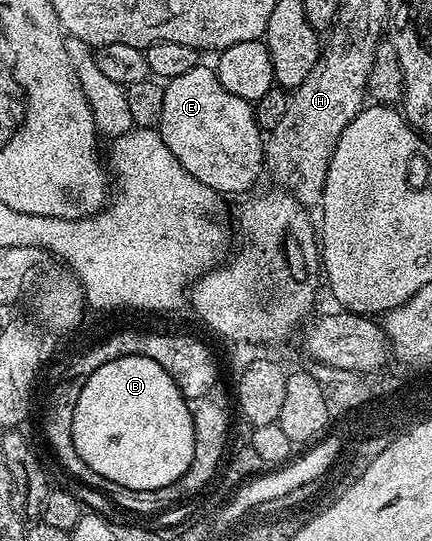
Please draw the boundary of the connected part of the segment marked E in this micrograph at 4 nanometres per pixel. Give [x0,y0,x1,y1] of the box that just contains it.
[158,64,266,196]

